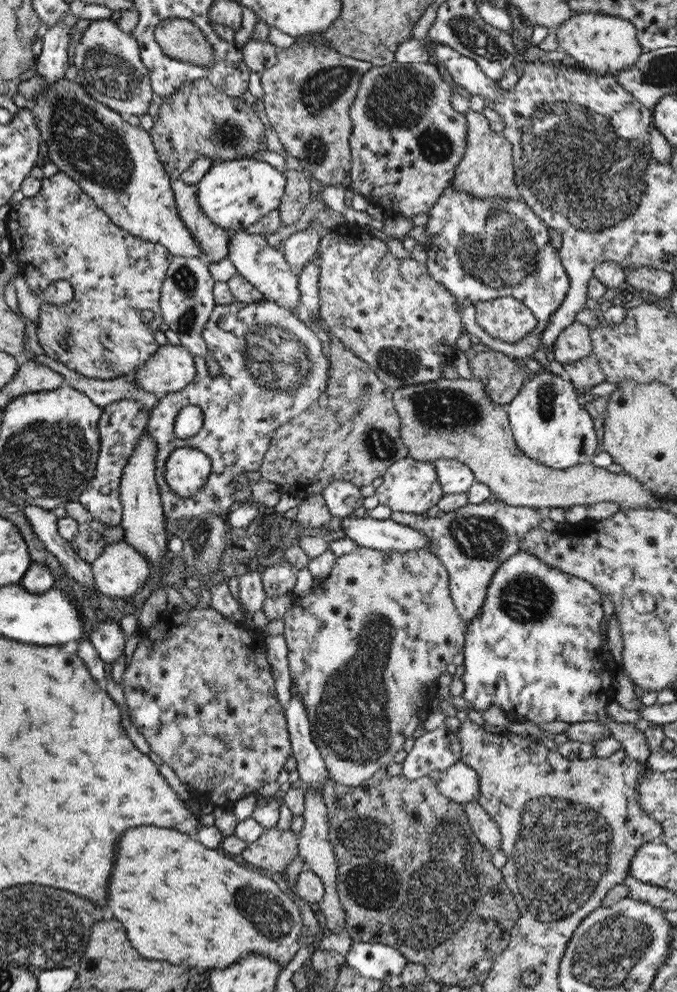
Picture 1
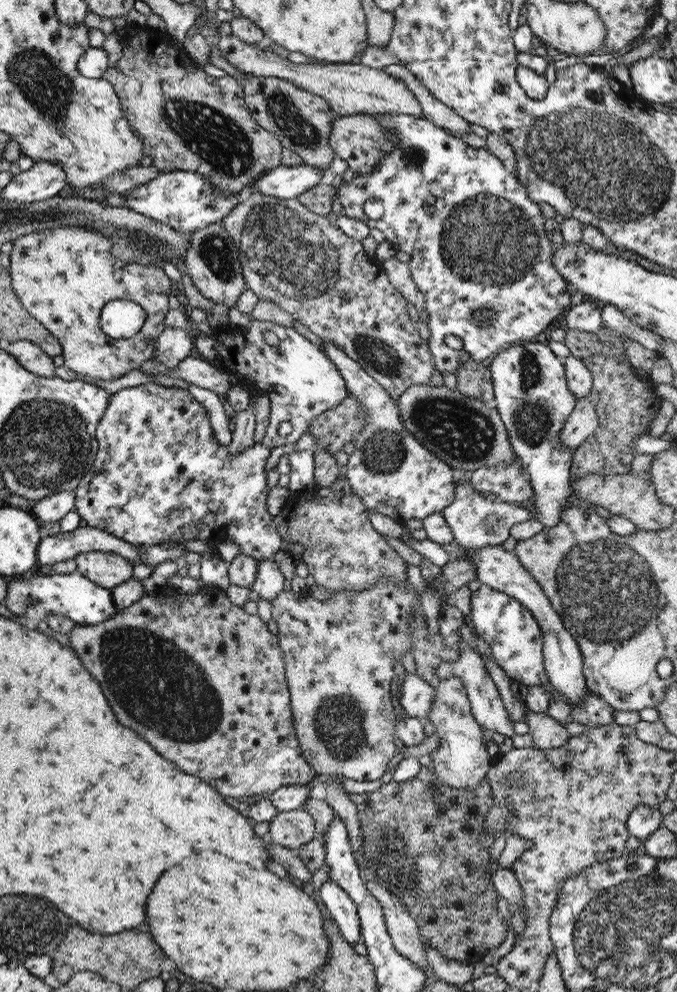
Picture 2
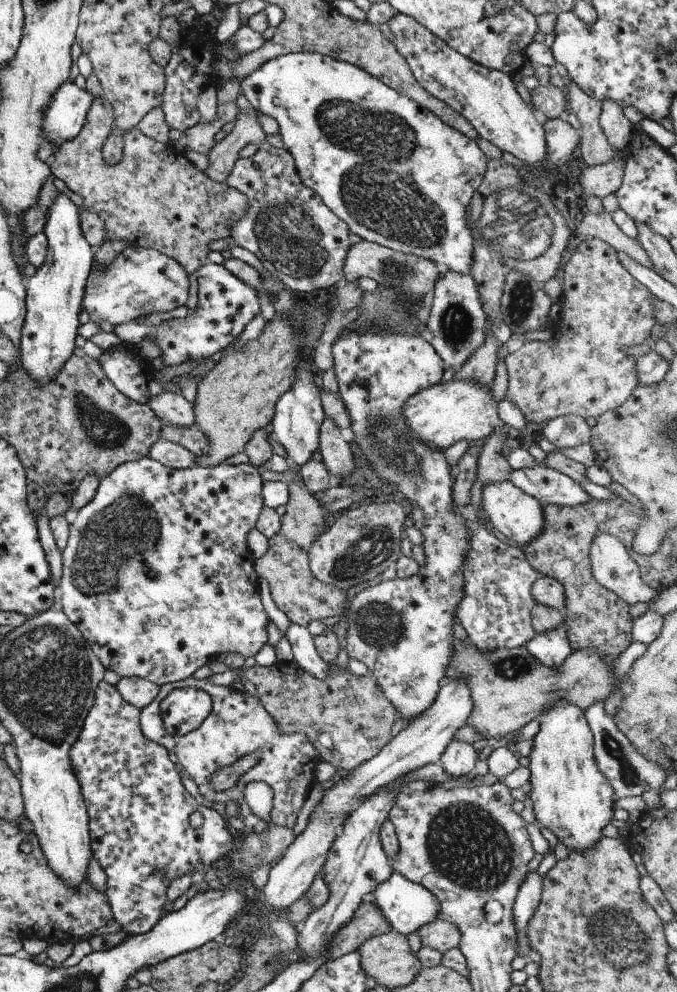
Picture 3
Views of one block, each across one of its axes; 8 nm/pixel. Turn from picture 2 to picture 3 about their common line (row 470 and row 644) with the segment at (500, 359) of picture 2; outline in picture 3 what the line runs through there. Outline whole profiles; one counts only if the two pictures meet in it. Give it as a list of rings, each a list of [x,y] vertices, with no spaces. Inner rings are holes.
[[[559,624],[553,630],[537,633],[524,648],[537,662],[541,662],[547,668],[563,666],[565,658],[571,654],[564,624]]]

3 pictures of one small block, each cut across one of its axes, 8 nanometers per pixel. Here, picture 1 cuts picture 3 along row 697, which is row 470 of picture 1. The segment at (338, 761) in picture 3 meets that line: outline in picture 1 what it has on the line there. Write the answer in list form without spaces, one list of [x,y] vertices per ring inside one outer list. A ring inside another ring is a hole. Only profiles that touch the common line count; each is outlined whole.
[[[333,336],[330,339],[328,360],[325,389],[303,412],[279,426],[258,466],[261,480],[276,485],[281,494],[301,500],[308,494],[321,493],[323,486],[333,480],[350,482],[357,488],[371,484],[373,479],[382,477],[389,465],[408,456],[400,437],[399,417],[393,409],[392,389],[385,386],[365,362]]]

